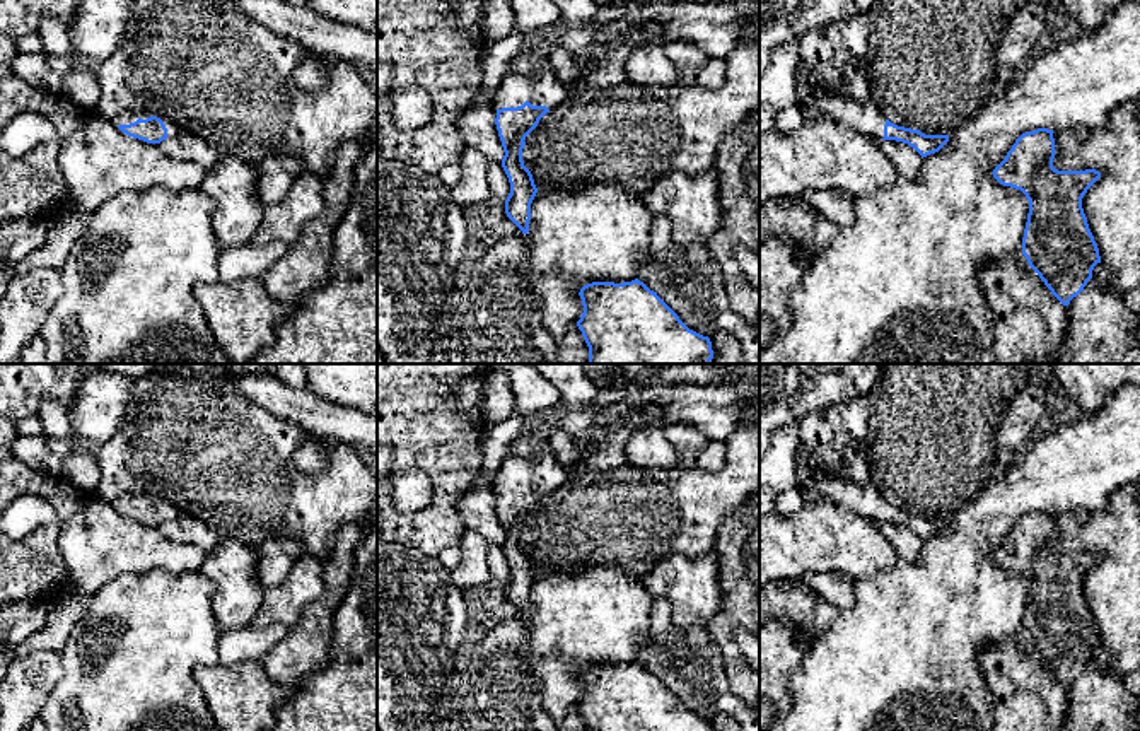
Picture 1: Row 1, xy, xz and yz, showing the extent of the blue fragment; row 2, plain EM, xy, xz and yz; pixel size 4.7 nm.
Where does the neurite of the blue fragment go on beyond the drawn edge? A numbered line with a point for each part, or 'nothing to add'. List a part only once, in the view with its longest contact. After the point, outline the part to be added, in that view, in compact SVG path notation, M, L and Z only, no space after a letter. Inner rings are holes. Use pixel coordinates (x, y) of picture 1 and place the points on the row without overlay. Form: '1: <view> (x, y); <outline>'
1: xy (127, 499); M126 492L123 495L119 495L118 499L114 499L111 504L114 509L119 509L119 507L130 507L130 506L135 506L138 500L142 502L147 502L150 499L157 499L157 497L152 497L145 492ZM157 499L164 504L166 511L167 511L167 521L169 519L174 519L181 514L181 511L169 500L162 500L162 499Z

